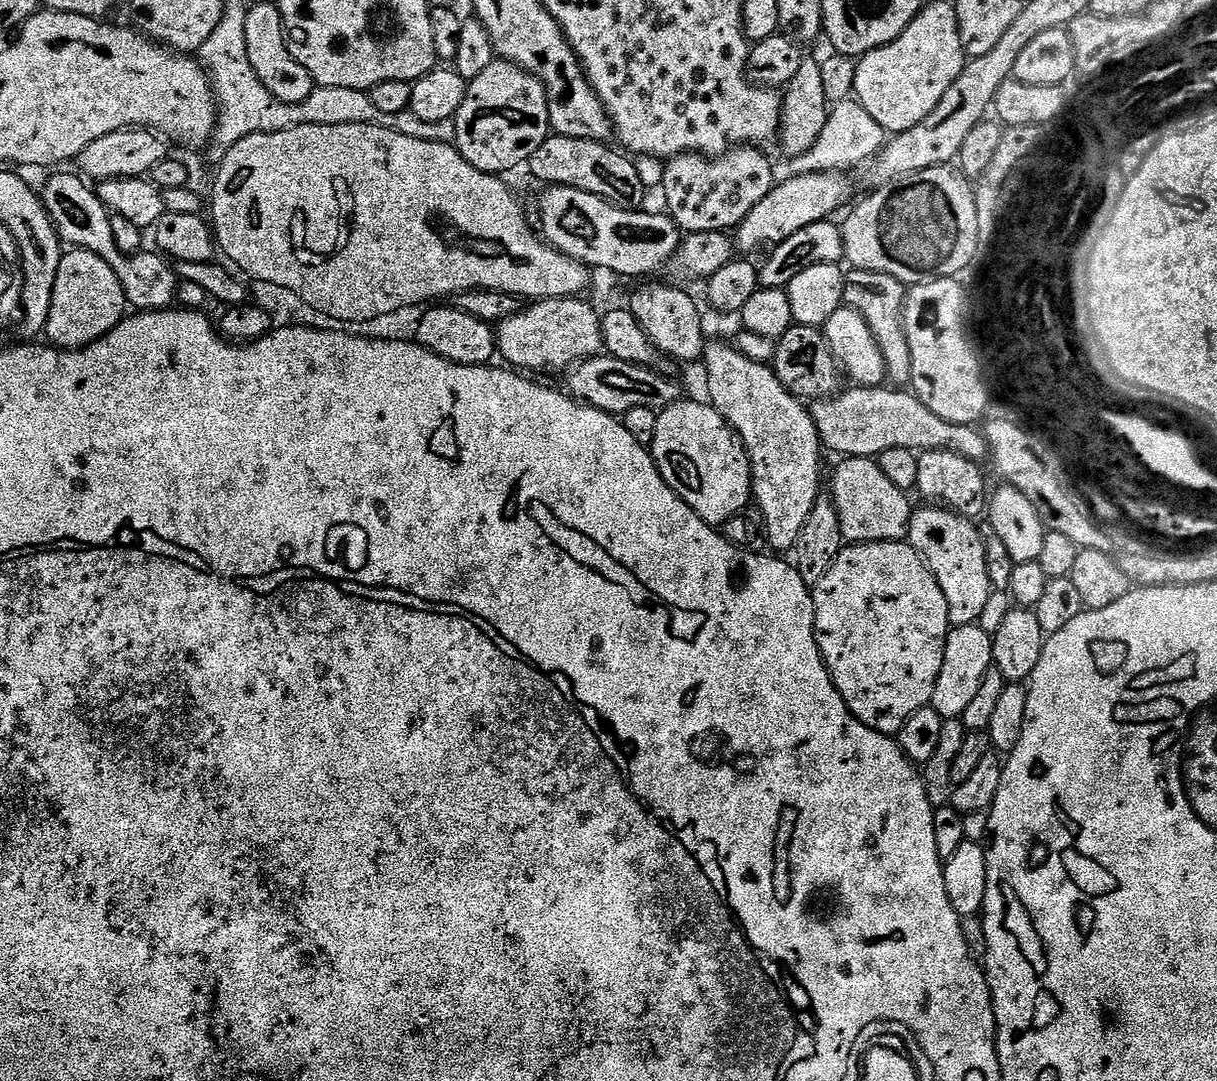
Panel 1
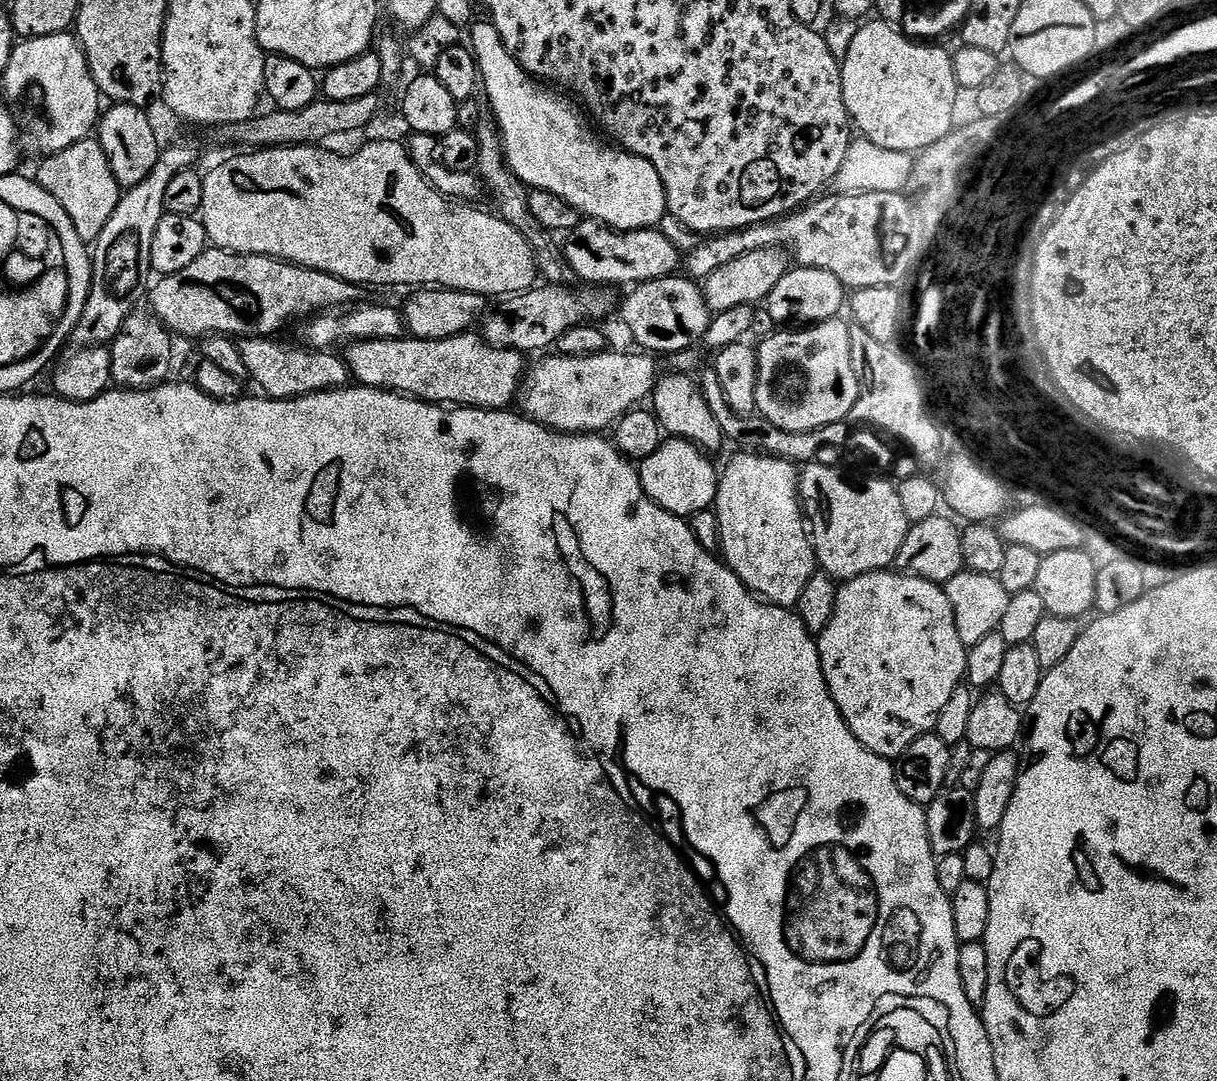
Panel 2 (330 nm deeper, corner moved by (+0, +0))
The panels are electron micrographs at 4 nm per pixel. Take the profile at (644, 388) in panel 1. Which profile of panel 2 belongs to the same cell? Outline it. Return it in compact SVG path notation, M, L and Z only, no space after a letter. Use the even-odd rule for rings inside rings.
M479 335L445 340L353 340L343 349L351 379L366 388L383 388L437 406L504 410L517 399L526 371L525 353L493 348Z

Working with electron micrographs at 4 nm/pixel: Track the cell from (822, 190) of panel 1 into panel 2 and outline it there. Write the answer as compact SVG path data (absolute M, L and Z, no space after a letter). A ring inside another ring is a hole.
M581 219L576 227L567 233L562 249L566 262L573 268L574 274L588 286L616 286L612 284L628 284L635 286L651 280L660 280L664 276L673 275L681 267L682 253L668 238L656 228L643 228L633 232L620 232L607 224L599 224L597 220Z

